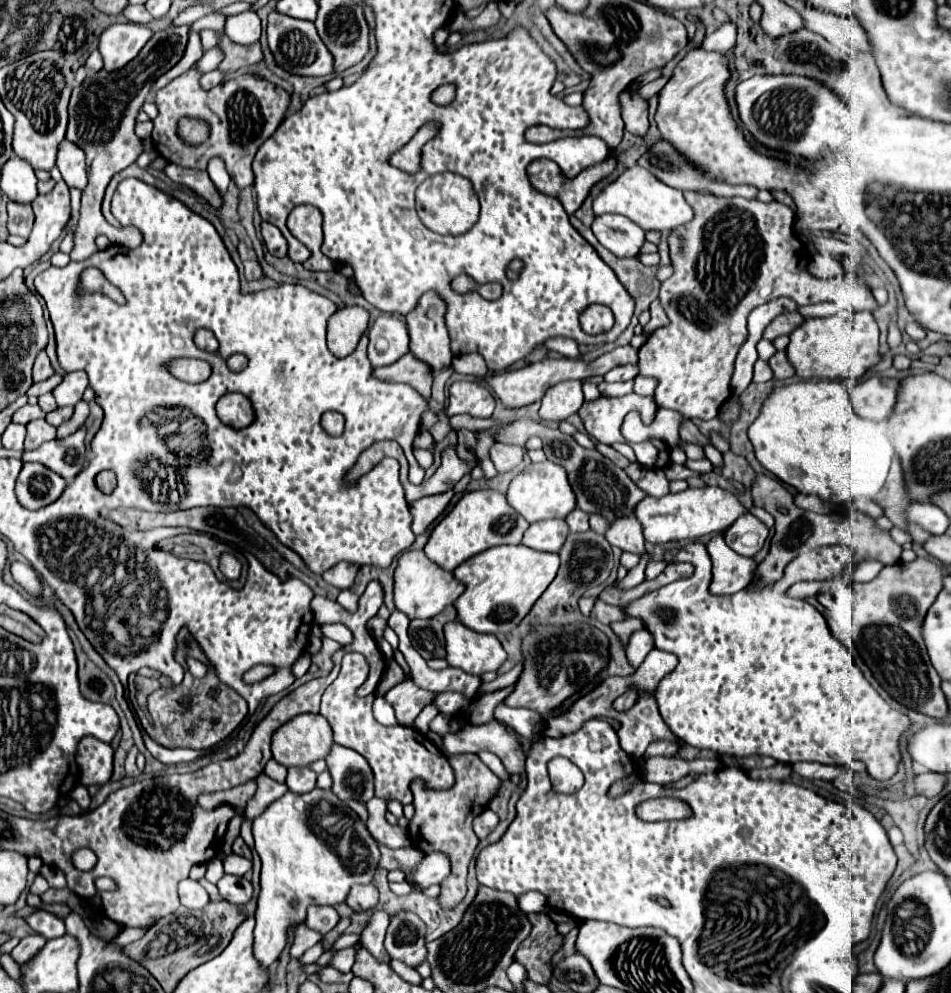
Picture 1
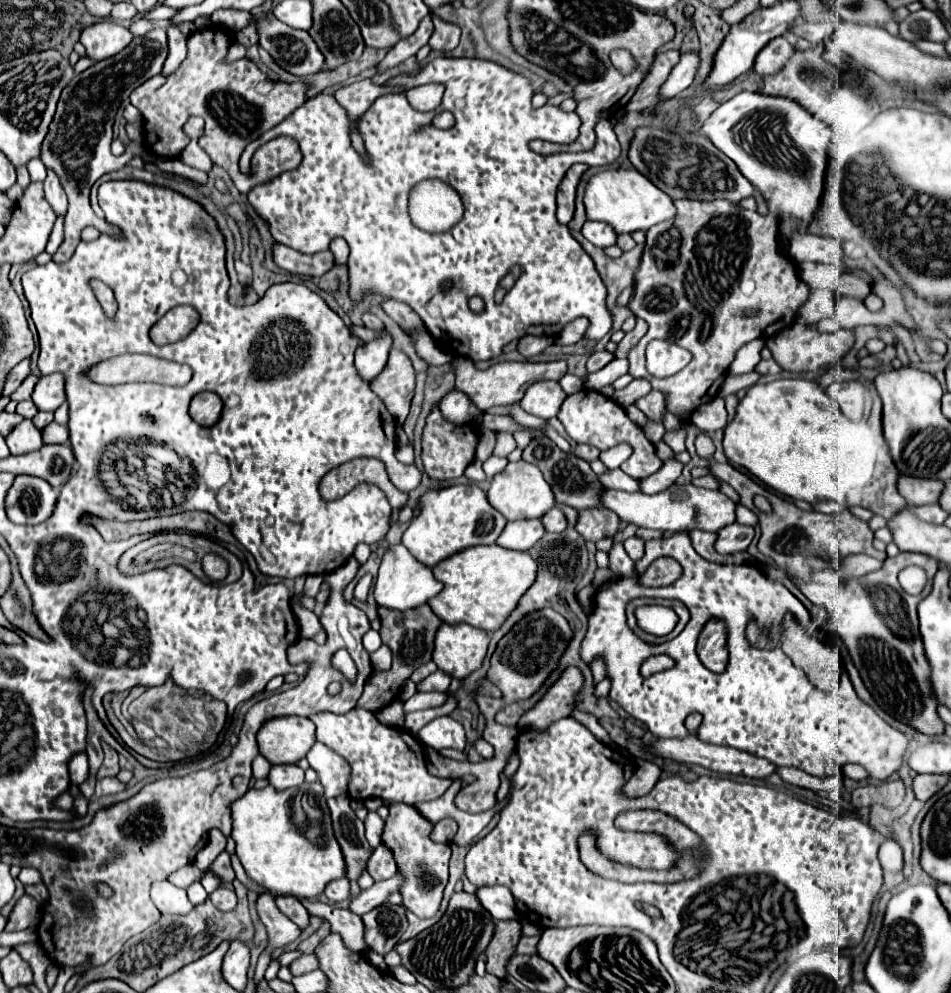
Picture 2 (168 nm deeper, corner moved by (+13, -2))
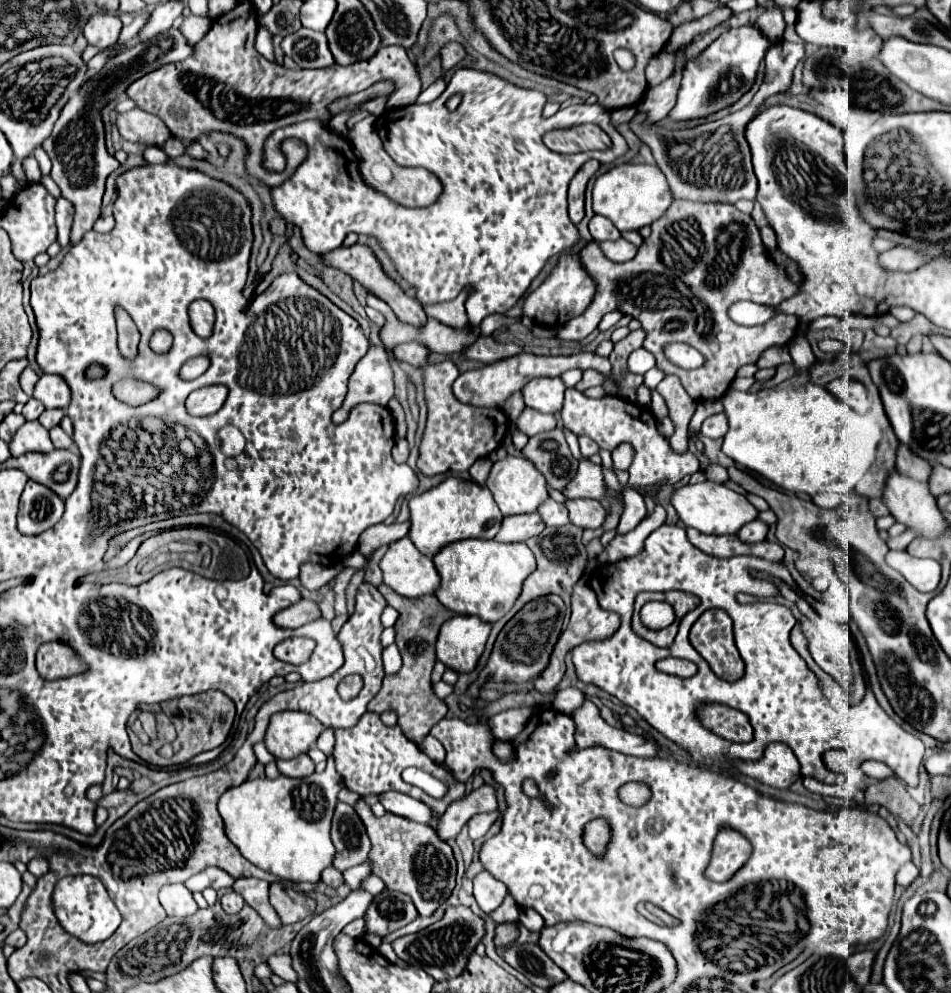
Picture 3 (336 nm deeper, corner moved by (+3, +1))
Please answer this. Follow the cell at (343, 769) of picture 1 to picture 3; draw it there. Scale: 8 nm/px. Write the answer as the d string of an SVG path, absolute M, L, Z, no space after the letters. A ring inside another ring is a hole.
M325 729L319 739L317 739L317 747L325 753L331 755L333 753L333 745L335 745L335 729Z

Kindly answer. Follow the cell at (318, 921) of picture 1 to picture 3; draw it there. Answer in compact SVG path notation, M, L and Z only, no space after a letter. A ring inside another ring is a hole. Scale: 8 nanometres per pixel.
M269 885L269 901L283 925L297 923L315 911L315 899L291 887Z

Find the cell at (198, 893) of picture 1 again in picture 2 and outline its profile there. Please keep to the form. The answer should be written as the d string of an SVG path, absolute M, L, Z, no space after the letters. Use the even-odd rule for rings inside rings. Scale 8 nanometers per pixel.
M167 880L155 882L151 886L151 900L163 914L185 914L193 908L193 904L187 898L187 892L173 886Z

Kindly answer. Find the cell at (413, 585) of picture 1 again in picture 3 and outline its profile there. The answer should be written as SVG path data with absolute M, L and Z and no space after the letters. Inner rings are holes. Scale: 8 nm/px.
M407 537L389 543L381 559L381 571L383 583L403 597L423 597L441 583L431 557L419 553Z

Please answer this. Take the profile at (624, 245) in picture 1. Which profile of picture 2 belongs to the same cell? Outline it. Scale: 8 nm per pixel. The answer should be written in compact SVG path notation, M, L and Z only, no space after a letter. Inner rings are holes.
M587 220L585 224L583 224L583 236L591 242L591 244L595 244L597 248L607 248L607 246L613 246L613 244L617 244L617 234L613 232L613 228L609 226L609 224L605 224L605 222L591 222L591 220Z

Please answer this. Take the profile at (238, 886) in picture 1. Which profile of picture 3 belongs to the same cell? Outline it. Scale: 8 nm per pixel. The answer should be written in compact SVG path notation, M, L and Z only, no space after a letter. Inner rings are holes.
M227 891L219 901L221 901L223 911L225 911L225 913L229 913L229 915L239 913L239 911L243 909L243 905L245 905L243 897L239 897L239 893L235 893L235 891Z

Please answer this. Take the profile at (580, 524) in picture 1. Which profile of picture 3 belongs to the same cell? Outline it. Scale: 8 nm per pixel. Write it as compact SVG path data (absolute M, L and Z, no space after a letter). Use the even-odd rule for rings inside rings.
M553 499L543 501L543 505L539 505L537 513L543 517L545 525L549 525L549 527L559 527L559 525L567 525L569 523L569 513L567 513L565 505L557 503Z

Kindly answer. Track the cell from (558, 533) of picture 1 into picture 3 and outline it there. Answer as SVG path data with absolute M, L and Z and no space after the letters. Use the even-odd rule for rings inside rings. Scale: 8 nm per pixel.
M539 513L503 517L501 529L495 535L495 539L501 543L519 543L519 541L527 541L527 539L539 535L543 529L545 529L545 523L539 517Z

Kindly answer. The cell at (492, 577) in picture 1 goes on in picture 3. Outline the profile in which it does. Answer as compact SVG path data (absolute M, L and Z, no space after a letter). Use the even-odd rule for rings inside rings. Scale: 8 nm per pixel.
M463 539L445 545L433 563L441 575L441 585L435 589L437 599L453 613L475 615L487 623L501 619L513 607L525 577L537 567L525 543L499 543L495 539Z

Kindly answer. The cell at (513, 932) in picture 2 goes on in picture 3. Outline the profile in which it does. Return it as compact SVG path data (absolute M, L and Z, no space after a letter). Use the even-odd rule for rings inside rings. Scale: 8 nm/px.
M503 923L497 927L497 935L495 935L495 945L511 945L515 943L519 931L517 931L517 923Z

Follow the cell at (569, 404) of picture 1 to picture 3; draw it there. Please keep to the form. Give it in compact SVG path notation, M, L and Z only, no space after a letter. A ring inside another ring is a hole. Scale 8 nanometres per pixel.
M537 377L531 379L521 393L527 407L541 413L559 413L563 407L565 385L559 377Z

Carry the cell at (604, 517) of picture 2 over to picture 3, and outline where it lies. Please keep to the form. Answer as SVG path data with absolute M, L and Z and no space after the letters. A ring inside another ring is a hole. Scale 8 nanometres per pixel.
M567 499L565 507L573 525L583 529L597 529L605 521L605 507L595 499Z

